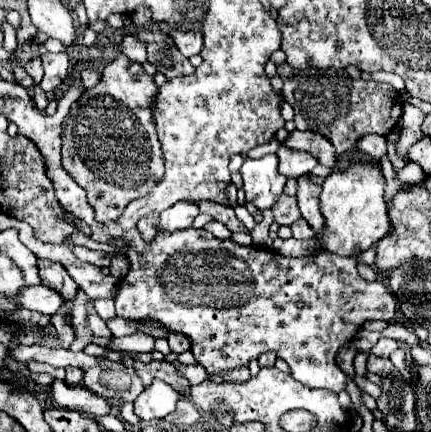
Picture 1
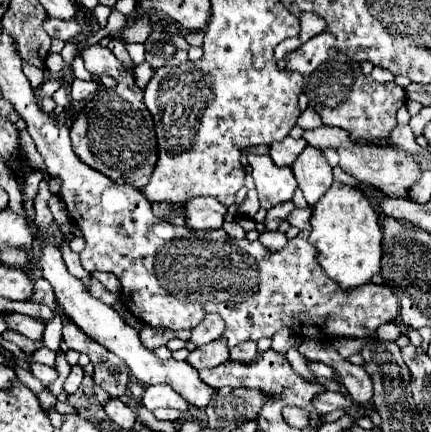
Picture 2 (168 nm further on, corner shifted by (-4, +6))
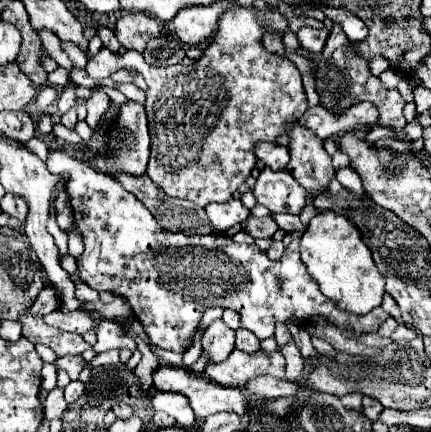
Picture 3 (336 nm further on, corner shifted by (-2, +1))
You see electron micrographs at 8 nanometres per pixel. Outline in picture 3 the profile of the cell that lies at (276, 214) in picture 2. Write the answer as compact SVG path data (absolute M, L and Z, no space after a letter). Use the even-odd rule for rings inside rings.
M272 215L268 217L250 217L246 219L246 223L242 223L242 229L248 231L252 237L262 237L262 239L272 239L272 235L278 231L278 225L274 223Z

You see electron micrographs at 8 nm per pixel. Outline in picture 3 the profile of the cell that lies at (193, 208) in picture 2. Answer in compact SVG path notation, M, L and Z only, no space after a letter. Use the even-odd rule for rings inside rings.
M230 199L226 203L210 203L206 207L208 219L212 221L214 227L218 227L220 231L226 231L228 227L242 223L250 217L250 211L244 207L244 203L240 199Z

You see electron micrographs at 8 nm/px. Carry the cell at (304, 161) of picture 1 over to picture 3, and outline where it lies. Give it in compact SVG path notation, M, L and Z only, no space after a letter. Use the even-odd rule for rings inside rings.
M256 143L254 145L254 155L256 155L258 161L262 161L272 171L286 169L286 165L290 161L288 149L278 145L278 143Z

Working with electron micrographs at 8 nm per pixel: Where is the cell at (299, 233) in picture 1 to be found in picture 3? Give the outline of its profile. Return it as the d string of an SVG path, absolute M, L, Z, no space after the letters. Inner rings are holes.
M282 213L282 215L272 215L272 217L278 223L278 227L282 231L286 231L286 233L296 233L296 231L304 231L306 229L306 225L300 221L298 215L286 215L286 213Z

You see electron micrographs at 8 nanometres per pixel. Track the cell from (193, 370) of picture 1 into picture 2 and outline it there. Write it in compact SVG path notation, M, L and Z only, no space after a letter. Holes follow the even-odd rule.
M214 340L214 342L206 344L206 346L200 346L200 348L192 350L186 360L196 370L216 368L218 364L222 364L222 362L228 360L228 346L226 346L224 340Z

